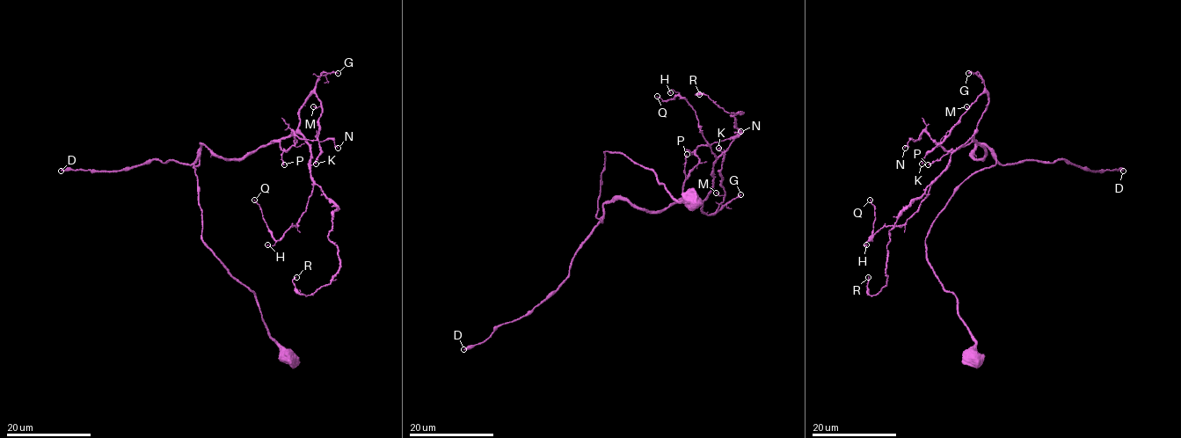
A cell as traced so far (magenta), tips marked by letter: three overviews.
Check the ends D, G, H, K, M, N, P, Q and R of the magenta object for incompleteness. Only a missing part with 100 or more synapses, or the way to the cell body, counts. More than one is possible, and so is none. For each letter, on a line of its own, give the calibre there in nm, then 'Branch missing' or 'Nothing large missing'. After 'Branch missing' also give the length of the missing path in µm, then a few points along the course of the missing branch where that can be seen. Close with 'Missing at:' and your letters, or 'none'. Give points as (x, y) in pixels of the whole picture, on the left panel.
D: Thickness 380 nm. Branch missing. Missing length about 200 µm
G: Thickness 190 nm. Nothing large missing
H: Thickness 140 nm. Nothing large missing
K: Thickness 170 nm. Nothing large missing
M: Thickness 140 nm. Nothing large missing
N: Thickness 70 nm. Nothing large missing
P: Thickness 200 nm. Nothing large missing
Q: Thickness 140 nm. Nothing large missing
R: Thickness 150 nm. Nothing large missing
Missing at: D

